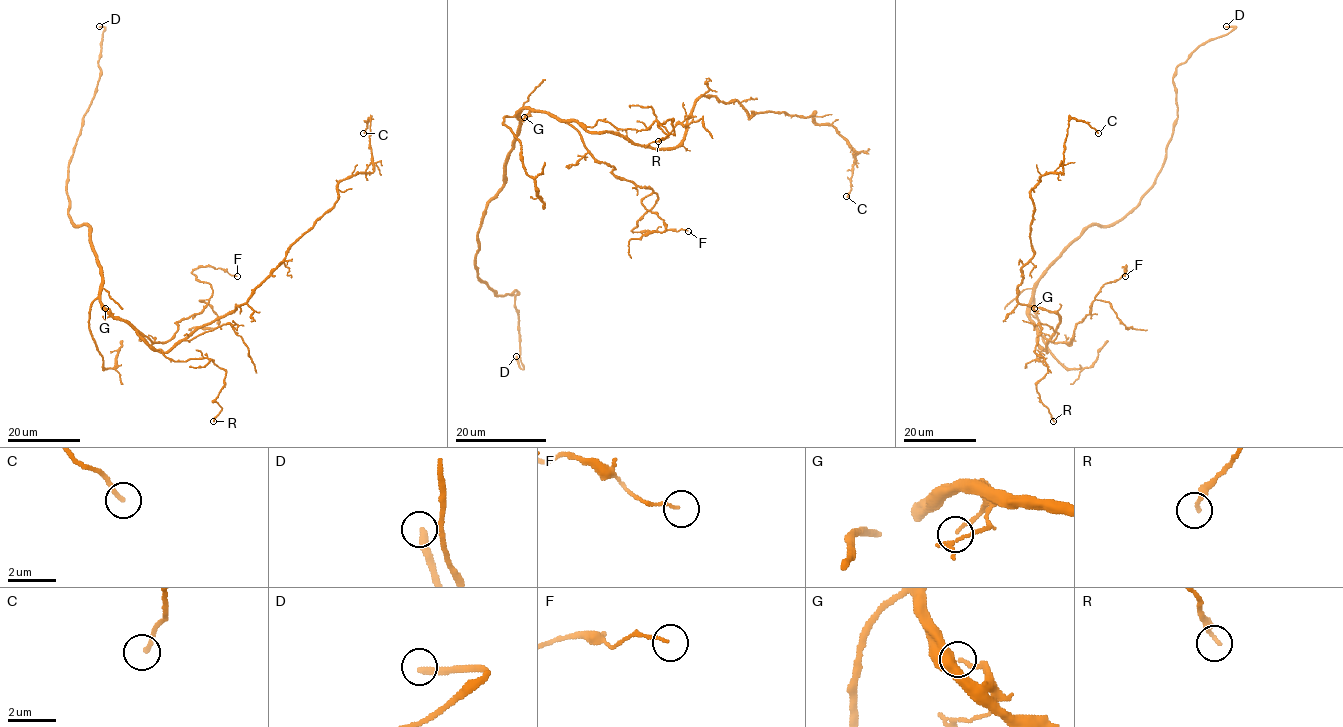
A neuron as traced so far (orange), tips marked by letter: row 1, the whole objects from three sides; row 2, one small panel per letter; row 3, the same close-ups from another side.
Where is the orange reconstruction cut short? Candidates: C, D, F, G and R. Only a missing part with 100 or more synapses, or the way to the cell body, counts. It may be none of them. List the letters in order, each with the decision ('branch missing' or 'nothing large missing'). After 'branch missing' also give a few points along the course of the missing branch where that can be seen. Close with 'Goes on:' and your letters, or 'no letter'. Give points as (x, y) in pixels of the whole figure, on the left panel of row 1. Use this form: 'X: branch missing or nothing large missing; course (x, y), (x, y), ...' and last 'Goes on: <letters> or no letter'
C: nothing large missing
D: branch missing
F: nothing large missing
G: nothing large missing
R: nothing large missing
Goes on: D

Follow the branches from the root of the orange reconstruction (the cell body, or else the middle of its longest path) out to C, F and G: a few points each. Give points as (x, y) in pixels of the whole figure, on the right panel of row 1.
C: (1038, 333), (1046, 352), (1059, 316), (1018, 302), (1034, 253), (1030, 190), (1063, 171), (1071, 118), (1098, 133)
F: (1038, 333), (1055, 343), (1069, 343), (1075, 326), (1091, 312), (1100, 289), (1117, 281), (1125, 266), (1125, 276)
G: (1038, 333), (1029, 320), (1029, 311), (1034, 308)

